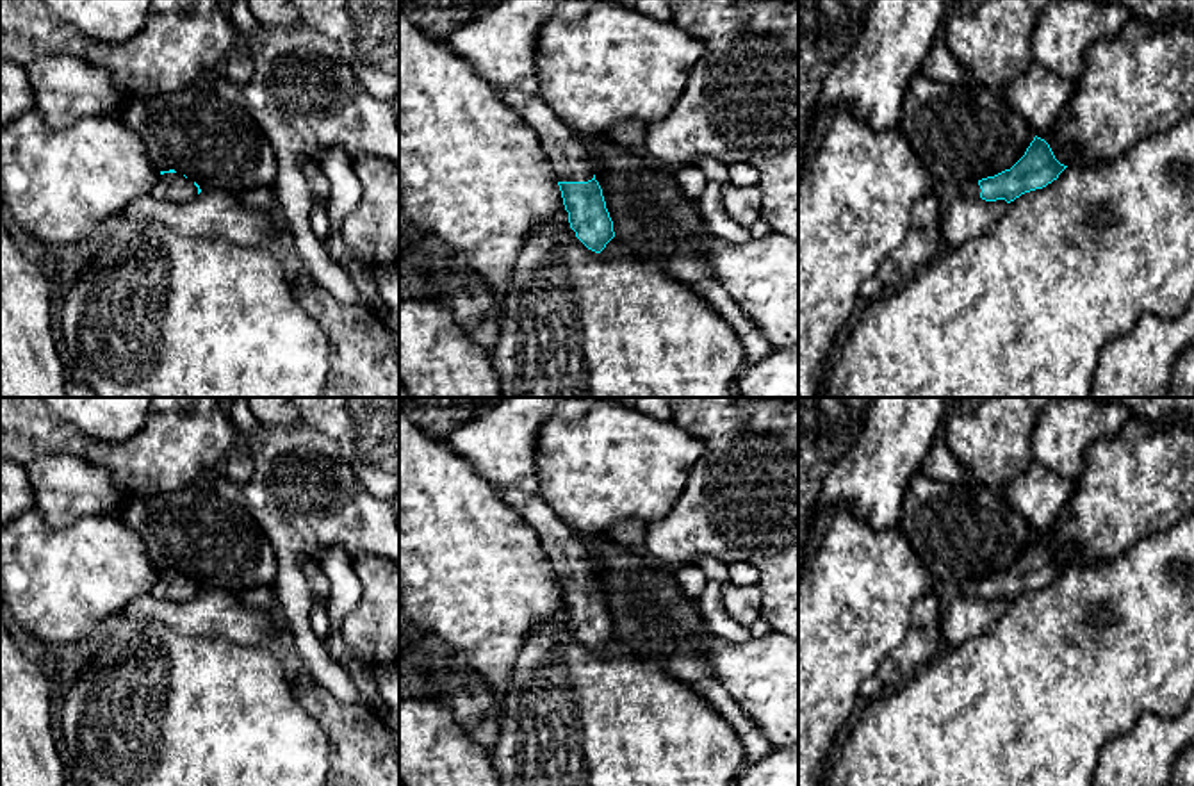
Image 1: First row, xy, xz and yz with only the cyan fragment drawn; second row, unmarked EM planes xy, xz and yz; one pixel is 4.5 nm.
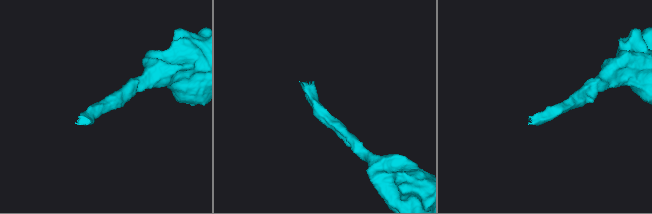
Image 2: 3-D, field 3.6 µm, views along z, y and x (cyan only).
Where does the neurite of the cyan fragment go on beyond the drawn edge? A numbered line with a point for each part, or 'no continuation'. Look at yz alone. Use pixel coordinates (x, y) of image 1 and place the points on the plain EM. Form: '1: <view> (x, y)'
1: yz (972, 589)

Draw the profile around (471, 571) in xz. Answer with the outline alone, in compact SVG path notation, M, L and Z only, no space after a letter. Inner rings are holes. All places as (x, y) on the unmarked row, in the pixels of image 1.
M399 413L399 618L415 633L433 633L453 649L463 651L472 668L492 690L492 711L501 720L503 699L511 683L515 659L533 629L547 624L558 611L563 611L563 597L551 561L540 547L540 540L519 513L501 497L501 494L481 478L470 462L463 460L447 444L426 437L417 426Z

